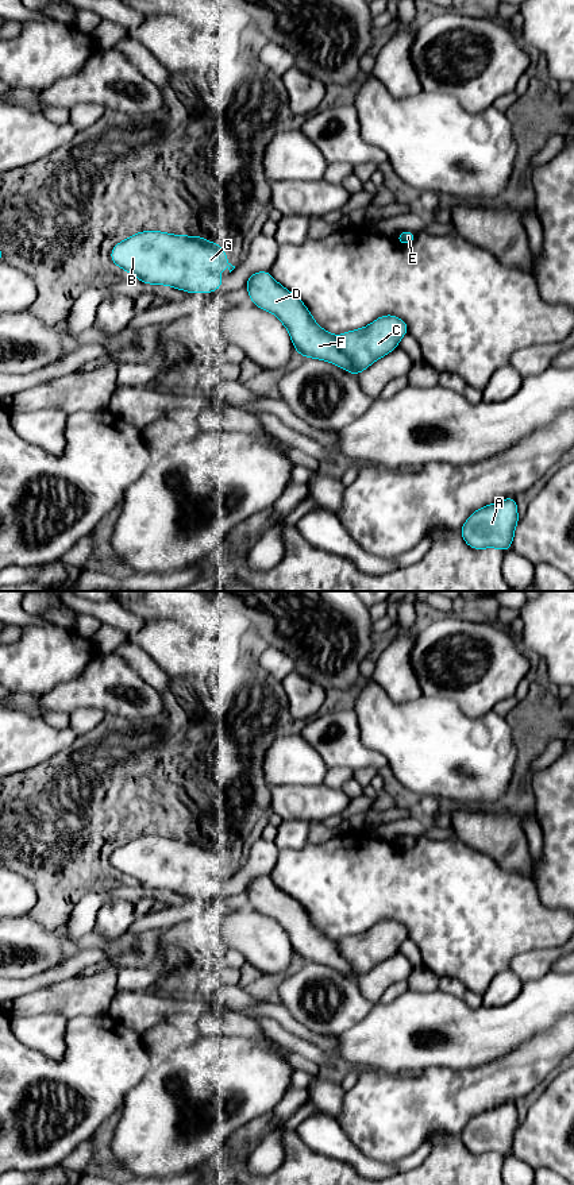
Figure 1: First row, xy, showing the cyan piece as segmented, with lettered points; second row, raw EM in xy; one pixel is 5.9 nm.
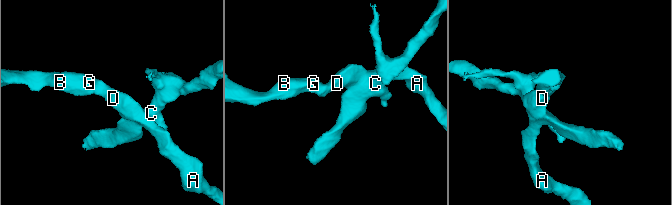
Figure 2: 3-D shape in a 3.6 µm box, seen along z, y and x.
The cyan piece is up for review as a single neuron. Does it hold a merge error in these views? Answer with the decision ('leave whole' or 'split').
leave whole

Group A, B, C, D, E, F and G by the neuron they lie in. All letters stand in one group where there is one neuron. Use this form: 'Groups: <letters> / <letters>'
Groups: A B C D E F G

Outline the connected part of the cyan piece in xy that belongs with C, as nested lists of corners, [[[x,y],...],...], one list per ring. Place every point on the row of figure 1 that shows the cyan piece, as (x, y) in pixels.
[[[269,271],[254,273],[246,282],[255,306],[276,314],[288,329],[296,352],[327,360],[358,377],[380,358],[398,347],[408,324],[385,314],[367,327],[339,336],[324,331],[304,302],[280,285]]]

